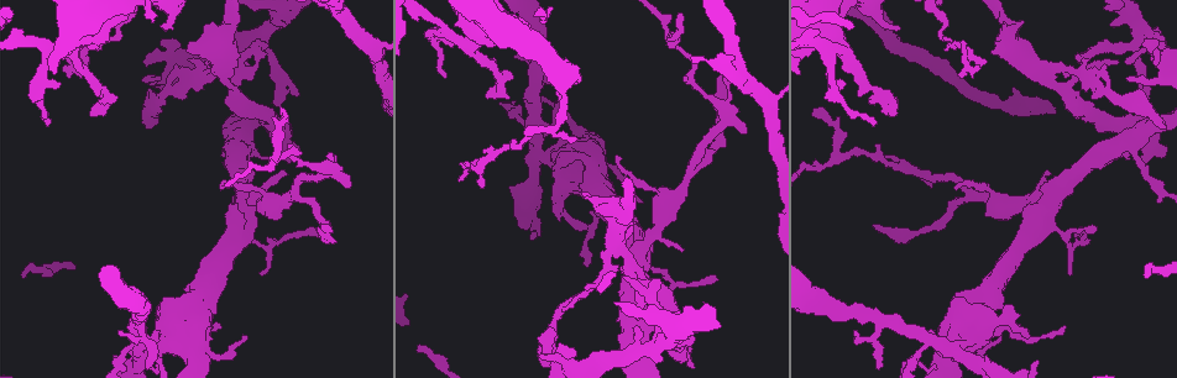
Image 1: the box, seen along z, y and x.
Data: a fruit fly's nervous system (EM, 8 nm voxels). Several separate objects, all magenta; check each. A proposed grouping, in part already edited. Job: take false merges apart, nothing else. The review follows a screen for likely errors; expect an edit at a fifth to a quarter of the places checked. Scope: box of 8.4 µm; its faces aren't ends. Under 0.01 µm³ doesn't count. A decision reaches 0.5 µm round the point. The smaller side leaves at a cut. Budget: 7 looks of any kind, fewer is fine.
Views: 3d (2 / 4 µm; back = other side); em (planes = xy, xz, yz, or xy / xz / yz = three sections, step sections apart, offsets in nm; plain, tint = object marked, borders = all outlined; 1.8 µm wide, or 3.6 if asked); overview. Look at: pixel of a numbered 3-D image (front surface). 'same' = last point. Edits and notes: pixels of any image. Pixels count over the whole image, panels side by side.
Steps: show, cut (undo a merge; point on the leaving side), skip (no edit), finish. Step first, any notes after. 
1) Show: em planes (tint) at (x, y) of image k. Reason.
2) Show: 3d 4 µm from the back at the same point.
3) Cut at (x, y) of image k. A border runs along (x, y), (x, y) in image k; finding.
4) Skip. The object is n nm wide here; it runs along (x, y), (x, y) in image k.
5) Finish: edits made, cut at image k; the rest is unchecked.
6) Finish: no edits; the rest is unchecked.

Show: 3d 2 µm at (1065, 89) of image 1.

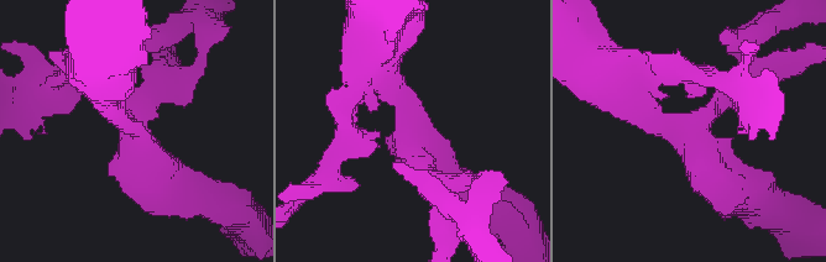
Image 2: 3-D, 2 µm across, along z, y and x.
Show: em 3.6 µm planes (tint) at (133, 124) of image 2.

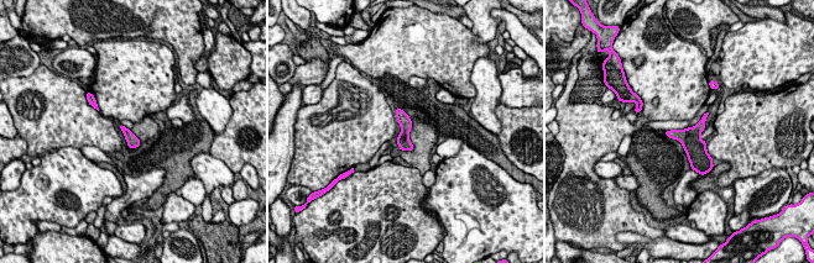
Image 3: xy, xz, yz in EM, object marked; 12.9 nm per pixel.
Skip. All the same neuron.

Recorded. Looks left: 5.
Show: em planes (tint) at (640, 250) of image 1. Thin neck.

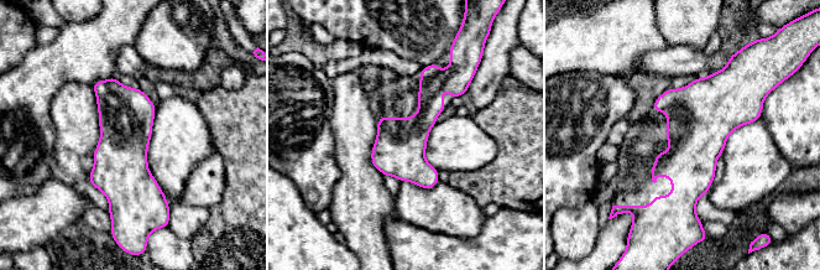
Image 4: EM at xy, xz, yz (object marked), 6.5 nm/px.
Skip. One neuron here.

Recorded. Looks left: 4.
Show: 3d 4 µm at (537, 152) of image 1. Four-way junction.

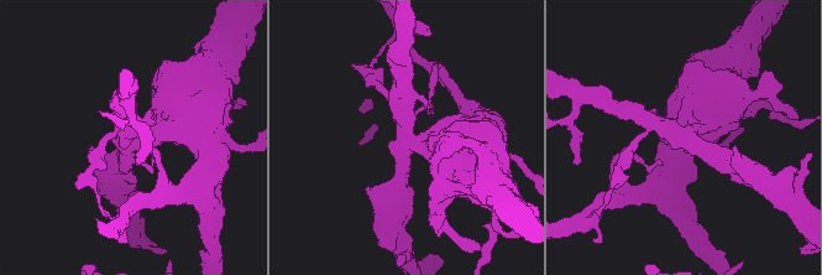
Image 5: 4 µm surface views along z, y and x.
Show: em 3.6 µm xy step 16 (tint) at (409, 142) of image 5.

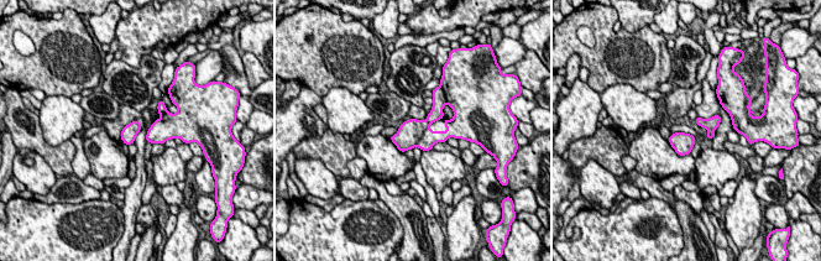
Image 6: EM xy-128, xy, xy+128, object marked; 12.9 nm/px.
Show: em 3.6 µm planes (borders) at the same point. Cut it another way.

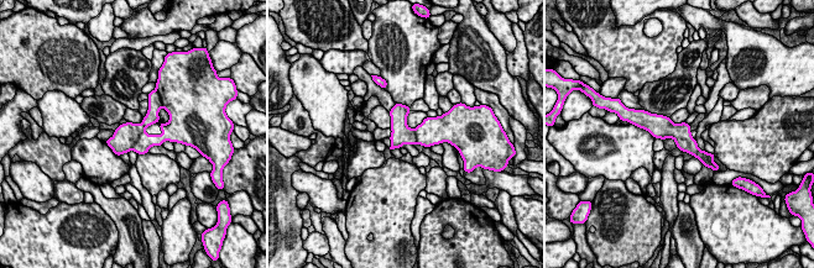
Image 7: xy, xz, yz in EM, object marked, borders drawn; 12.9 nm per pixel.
Cut at (125, 136) of image 7. The part that leaves runs along (650, 125), (676, 131), (710, 158) in image 7; two neurons meet here.

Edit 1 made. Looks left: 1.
Finish: edits made, cut at image 7; the rest is unchecked.

